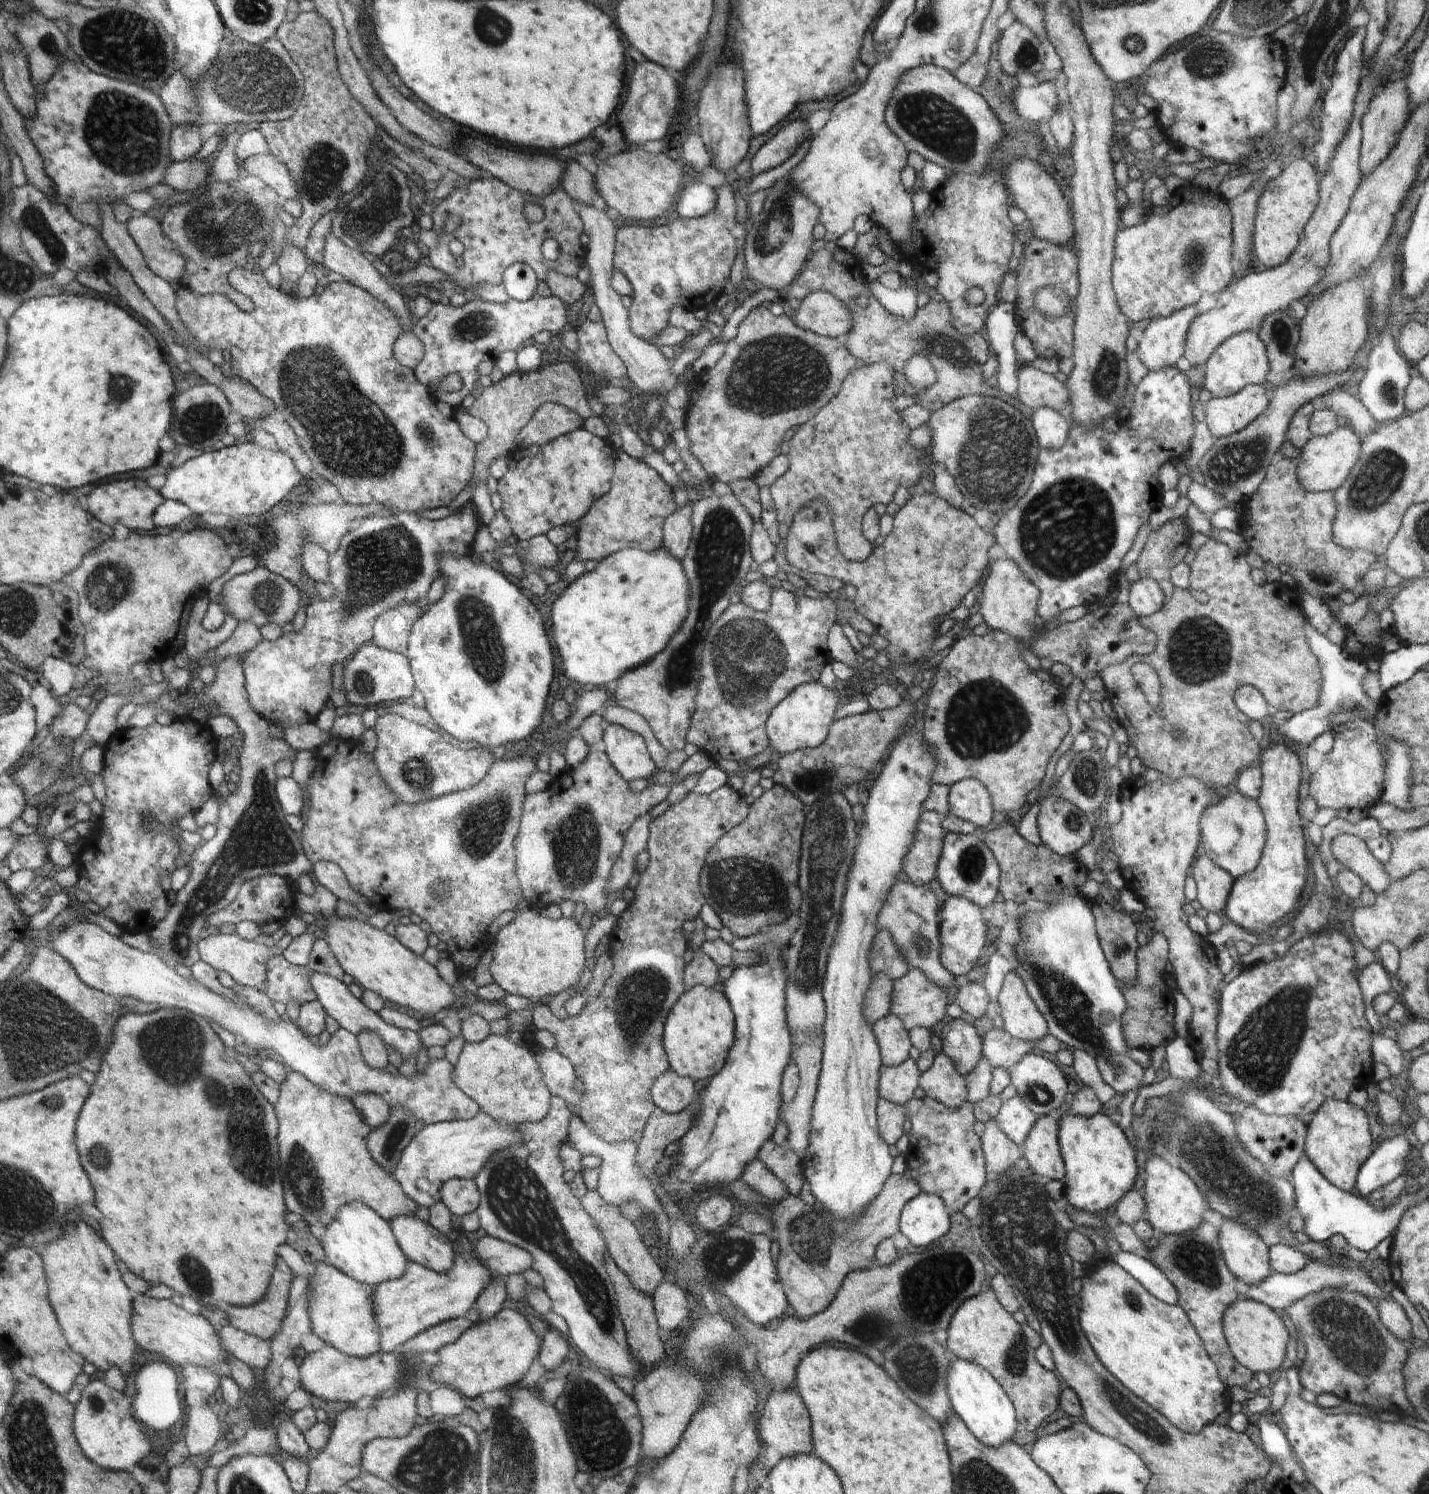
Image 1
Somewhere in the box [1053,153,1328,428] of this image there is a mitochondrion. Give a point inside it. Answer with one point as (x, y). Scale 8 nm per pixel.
(1106, 377)

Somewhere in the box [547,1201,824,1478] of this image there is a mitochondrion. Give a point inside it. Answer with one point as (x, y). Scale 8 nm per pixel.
(605, 1439)

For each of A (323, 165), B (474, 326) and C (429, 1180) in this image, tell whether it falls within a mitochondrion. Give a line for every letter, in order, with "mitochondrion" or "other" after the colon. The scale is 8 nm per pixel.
A: mitochondrion
B: mitochondrion
C: other

